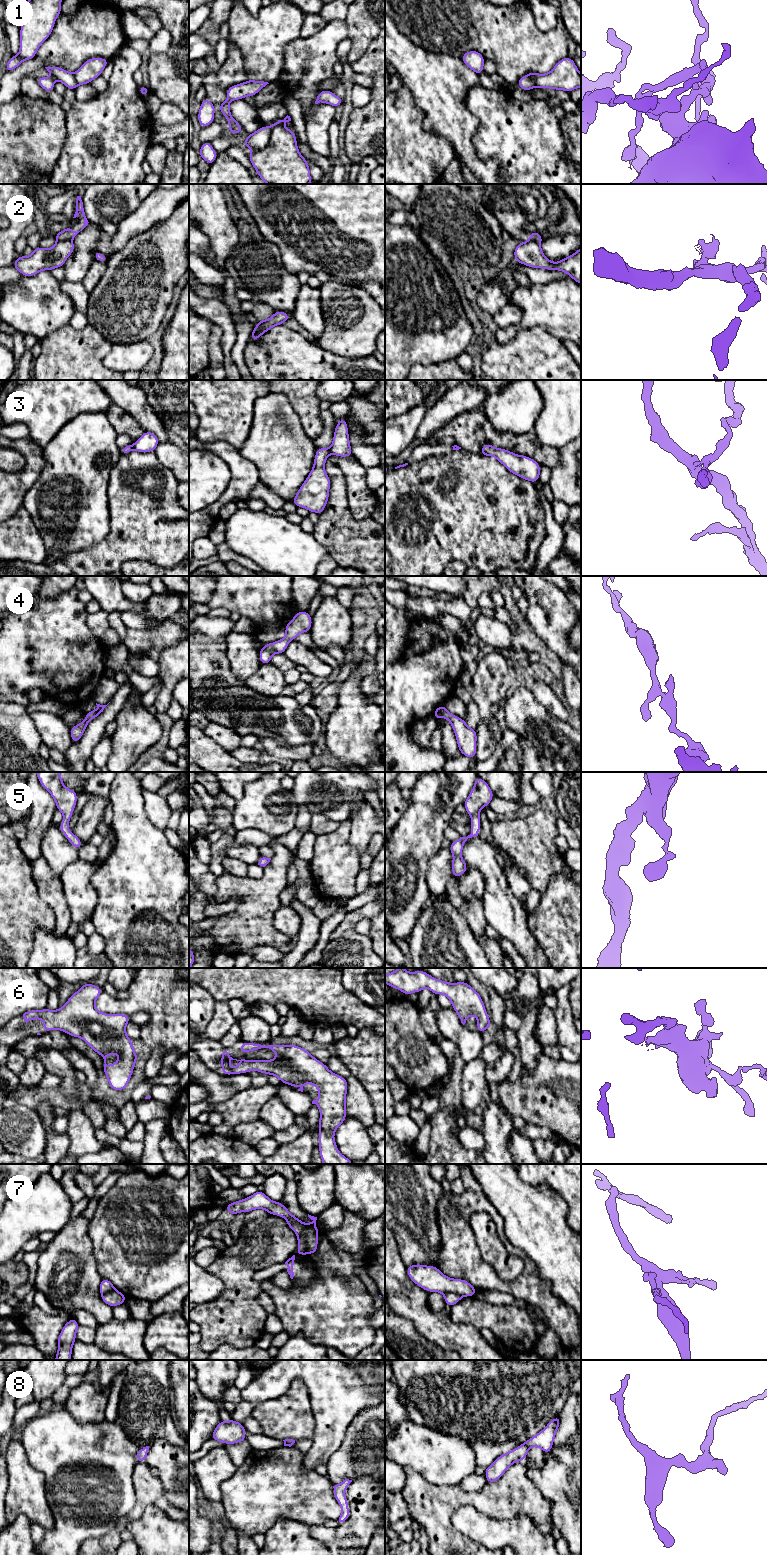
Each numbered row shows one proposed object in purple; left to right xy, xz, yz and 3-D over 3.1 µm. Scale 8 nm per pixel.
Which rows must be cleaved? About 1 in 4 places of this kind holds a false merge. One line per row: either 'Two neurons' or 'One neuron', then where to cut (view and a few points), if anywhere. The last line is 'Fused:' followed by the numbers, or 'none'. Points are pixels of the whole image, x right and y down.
1: One neuron. No split
2: Two neurons. Split along xy (71, 239), (57, 241)
3: Two neurons. Split along xz (328, 448), (330, 452)
4: One neuron. No split
5: One neuron. No split
6: One neuron. No split
7: Two neurons. Split along xz (286, 1218), (298, 1221), (305, 1226), (315, 1226)
8: One neuron. No split
Fused: 2, 3, 7

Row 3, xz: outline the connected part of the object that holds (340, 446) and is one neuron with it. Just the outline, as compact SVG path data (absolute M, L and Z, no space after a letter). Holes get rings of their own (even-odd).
M344 417L340 418L335 427L333 442L329 451L339 457L350 457L353 455L349 442L348 426Z

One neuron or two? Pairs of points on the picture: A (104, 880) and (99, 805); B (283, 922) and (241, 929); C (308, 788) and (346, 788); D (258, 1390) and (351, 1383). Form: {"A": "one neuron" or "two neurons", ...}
{"A": "two neurons", "B": "two neurons", "C": "one neuron", "D": "one neuron"}

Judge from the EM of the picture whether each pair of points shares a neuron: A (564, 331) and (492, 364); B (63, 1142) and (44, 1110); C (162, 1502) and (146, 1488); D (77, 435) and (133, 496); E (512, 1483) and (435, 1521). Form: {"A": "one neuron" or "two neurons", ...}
{"A": "two neurons", "B": "one neuron", "C": "two neurons", "D": "two neurons", "E": "one neuron"}

